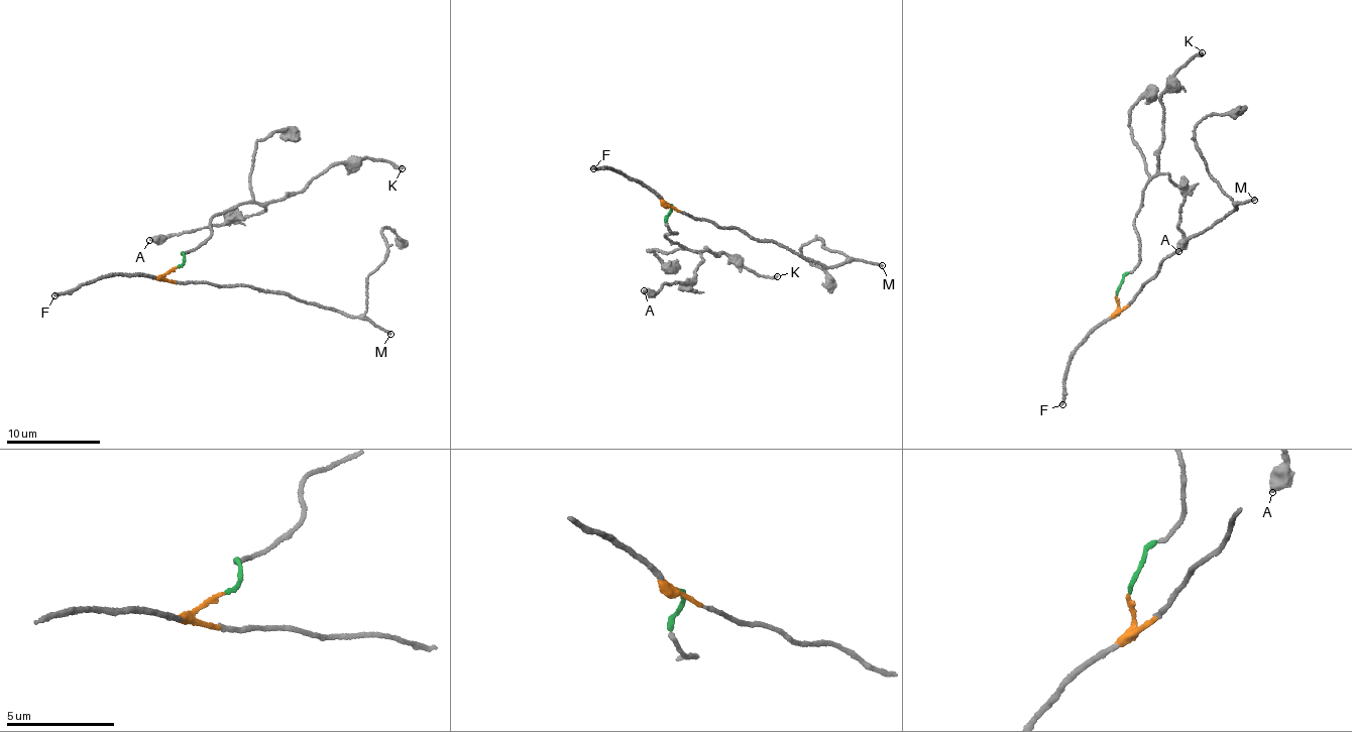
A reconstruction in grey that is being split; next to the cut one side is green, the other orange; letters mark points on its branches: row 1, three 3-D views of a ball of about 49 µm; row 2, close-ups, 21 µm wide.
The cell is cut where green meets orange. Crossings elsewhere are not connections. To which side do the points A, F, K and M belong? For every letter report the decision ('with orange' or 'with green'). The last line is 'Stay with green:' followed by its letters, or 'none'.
A: with green
F: with orange
K: with green
M: with orange
Stay with green: A, K

